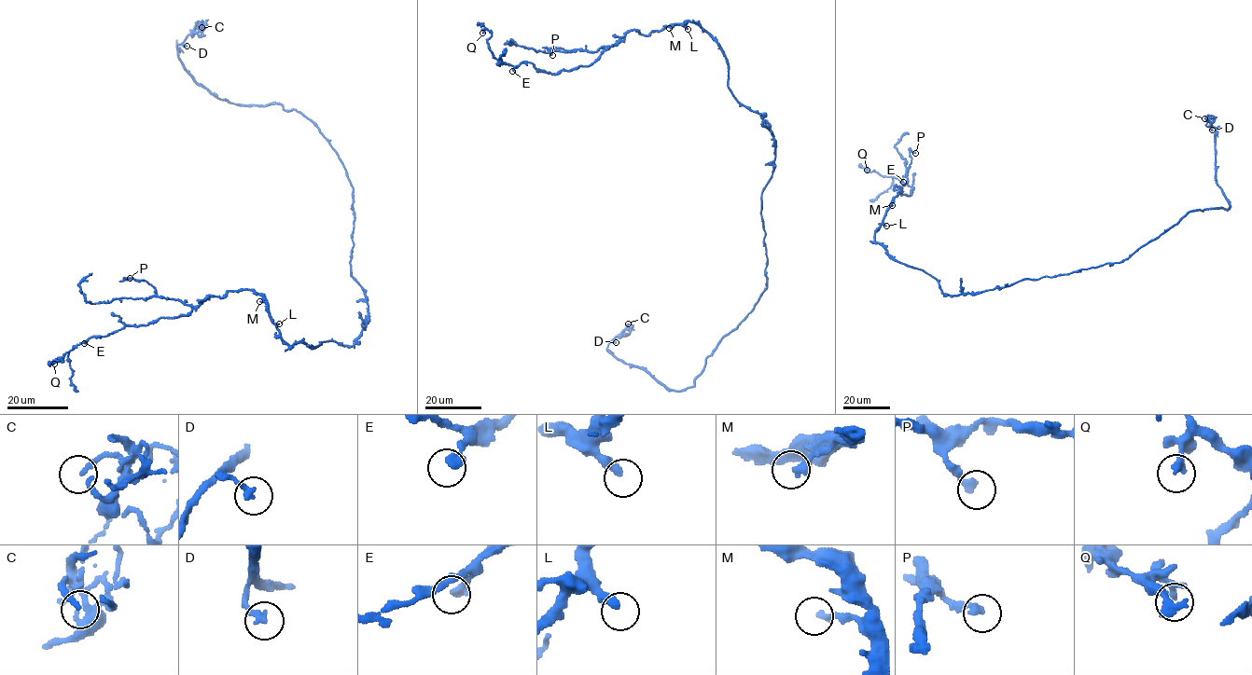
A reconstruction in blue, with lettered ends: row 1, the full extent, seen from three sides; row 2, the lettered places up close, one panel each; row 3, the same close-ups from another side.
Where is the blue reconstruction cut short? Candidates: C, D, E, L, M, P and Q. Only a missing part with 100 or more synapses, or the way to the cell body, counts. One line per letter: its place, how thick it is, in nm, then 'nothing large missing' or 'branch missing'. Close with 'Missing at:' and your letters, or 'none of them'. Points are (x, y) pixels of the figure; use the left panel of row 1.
C: (201, 27) | 200 nm | nothing large missing
D: (187, 46) | 240 nm | nothing large missing
E: (84, 343) | 360 nm | nothing large missing
L: (279, 323) | 340 nm | nothing large missing
M: (259, 301) | 280 nm | nothing large missing
P: (130, 278) | 280 nm | nothing large missing
Q: (54, 364) | 220 nm | nothing large missing
Missing at: none of them

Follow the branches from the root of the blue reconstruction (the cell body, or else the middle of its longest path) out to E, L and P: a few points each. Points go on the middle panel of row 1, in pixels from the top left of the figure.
E: (774, 156), (772, 130), (728, 86), (723, 50), (689, 20), (629, 31), (589, 65), (512, 71)
L: (774, 156), (772, 130), (728, 86), (723, 50), (697, 24), (689, 20), (688, 29)
P: (774, 156), (772, 130), (728, 86), (723, 50), (690, 20), (552, 55)

